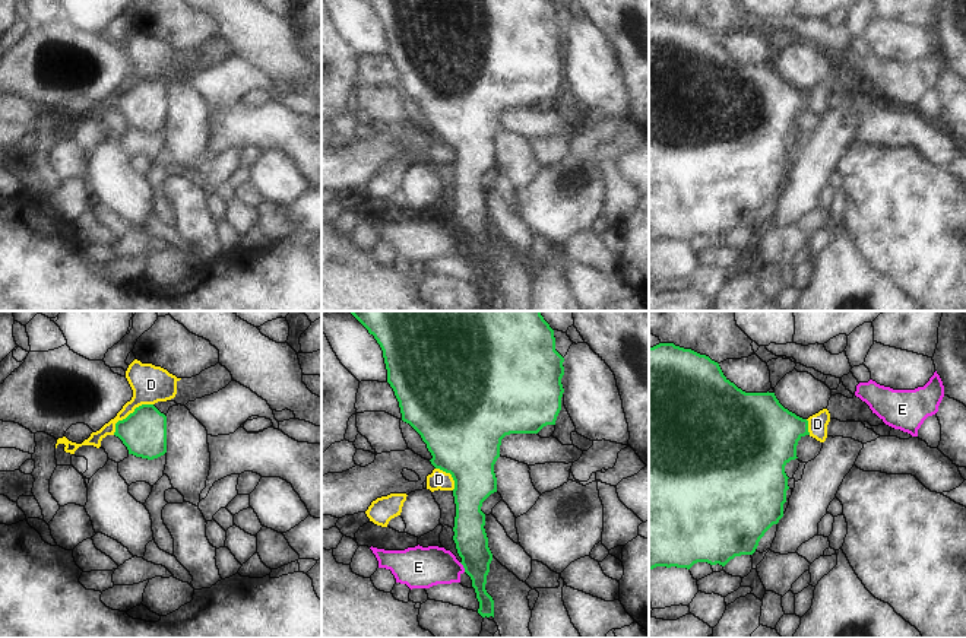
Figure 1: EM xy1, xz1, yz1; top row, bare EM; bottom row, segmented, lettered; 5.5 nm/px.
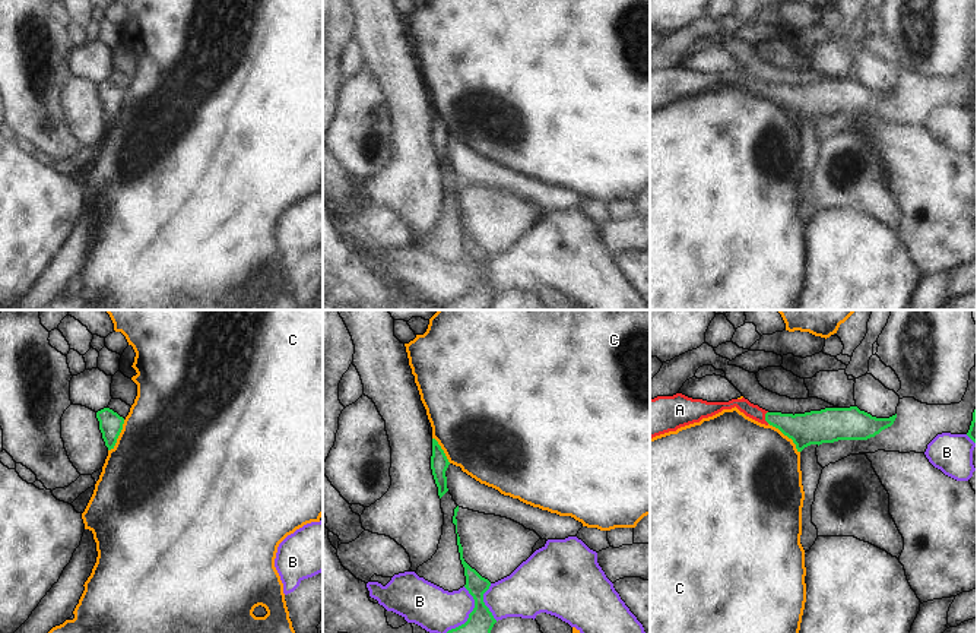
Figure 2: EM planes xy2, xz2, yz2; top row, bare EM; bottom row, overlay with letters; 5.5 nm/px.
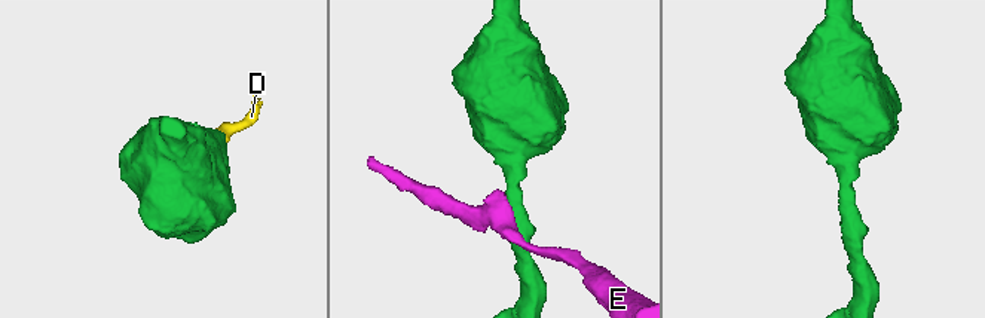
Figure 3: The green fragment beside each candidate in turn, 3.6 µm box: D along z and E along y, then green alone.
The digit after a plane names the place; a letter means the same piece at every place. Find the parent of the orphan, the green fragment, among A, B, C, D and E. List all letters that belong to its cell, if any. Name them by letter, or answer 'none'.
A

